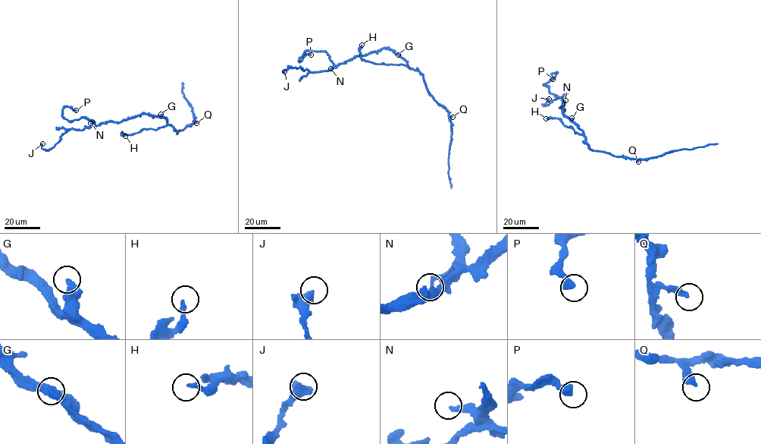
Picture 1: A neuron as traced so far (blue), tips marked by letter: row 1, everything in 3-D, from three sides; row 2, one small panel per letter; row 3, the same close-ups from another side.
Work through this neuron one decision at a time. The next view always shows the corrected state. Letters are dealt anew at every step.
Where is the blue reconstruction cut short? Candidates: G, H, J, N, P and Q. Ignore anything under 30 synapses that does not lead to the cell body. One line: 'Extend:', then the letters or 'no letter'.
Extend: no letter

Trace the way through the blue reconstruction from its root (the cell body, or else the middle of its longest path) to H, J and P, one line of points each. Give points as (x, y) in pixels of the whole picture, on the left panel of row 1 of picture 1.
H: (166, 119), (165, 125), (157, 129), (143, 129), (129, 135), (121, 133), (125, 136)
J: (166, 119), (142, 113), (120, 121), (108, 121), (82, 130), (69, 129), (47, 150), (41, 148), (42, 143)
P: (166, 119), (142, 113), (96, 125), (83, 118), (70, 121), (62, 115), (64, 107), (76, 110)

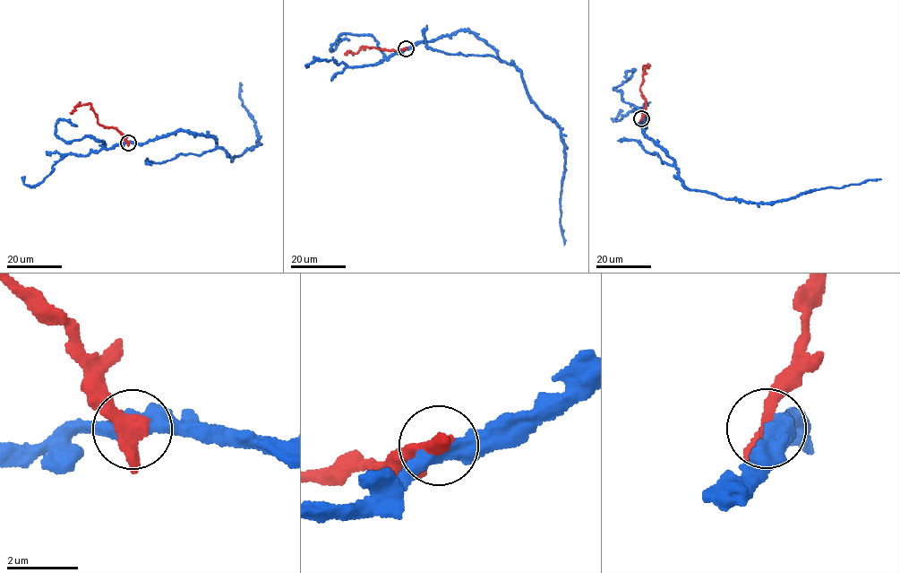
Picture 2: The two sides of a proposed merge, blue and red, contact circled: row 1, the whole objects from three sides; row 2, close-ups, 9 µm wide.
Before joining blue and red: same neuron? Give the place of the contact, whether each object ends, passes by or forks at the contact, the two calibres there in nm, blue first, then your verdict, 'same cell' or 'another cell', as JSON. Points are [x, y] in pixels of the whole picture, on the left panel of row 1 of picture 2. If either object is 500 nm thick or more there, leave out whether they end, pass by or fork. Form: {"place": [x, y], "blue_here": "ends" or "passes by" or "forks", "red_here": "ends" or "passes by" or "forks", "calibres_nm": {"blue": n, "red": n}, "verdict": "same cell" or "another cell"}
{"place": [128, 143], "blue_here": "passes by", "red_here": "ends", "calibres_nm": {"blue": 440, "red": 480}, "verdict": "another cell"}

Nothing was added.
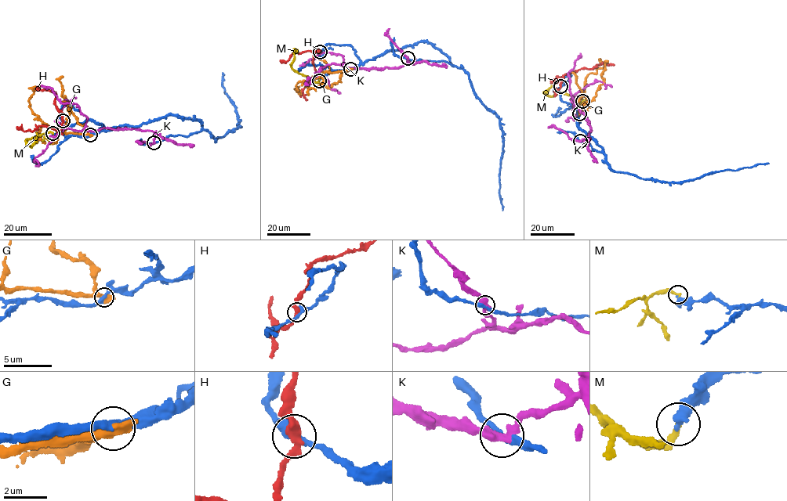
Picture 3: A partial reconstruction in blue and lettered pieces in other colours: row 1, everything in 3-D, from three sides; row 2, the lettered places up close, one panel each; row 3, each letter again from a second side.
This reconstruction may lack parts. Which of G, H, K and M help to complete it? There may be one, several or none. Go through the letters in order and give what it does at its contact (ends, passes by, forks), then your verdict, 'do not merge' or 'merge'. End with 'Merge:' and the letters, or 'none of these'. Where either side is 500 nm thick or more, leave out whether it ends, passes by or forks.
G: do not merge
H: it passes by; do not merge
K: it passes by; do not merge
M: it ends there; merge
Merge: M

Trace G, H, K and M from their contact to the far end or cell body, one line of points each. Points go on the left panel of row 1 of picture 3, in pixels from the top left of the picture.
G: (90, 135), (61, 133), (45, 123), (29, 106), (29, 98), (35, 86)
H: (63, 120), (63, 113), (54, 103), (55, 92), (37, 89), (40, 85)
K: (154, 143), (155, 136), (152, 131), (65, 128), (48, 144), (45, 151), (35, 157), (38, 164), (35, 166)
M: (52, 133), (29, 138), (26, 141), (30, 147), (37, 135), (36, 132)

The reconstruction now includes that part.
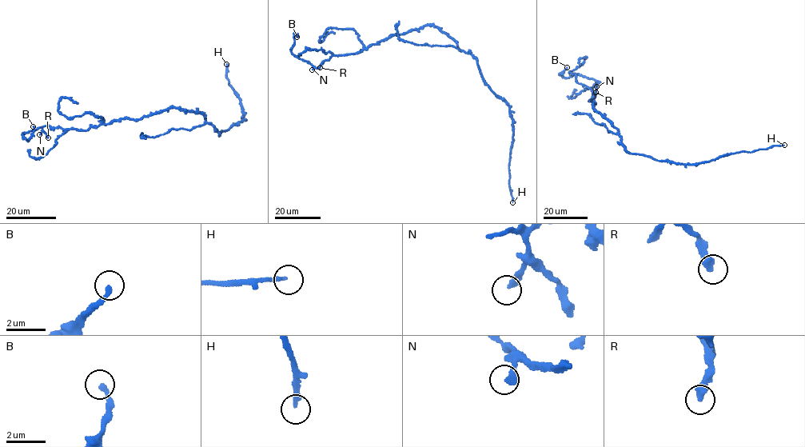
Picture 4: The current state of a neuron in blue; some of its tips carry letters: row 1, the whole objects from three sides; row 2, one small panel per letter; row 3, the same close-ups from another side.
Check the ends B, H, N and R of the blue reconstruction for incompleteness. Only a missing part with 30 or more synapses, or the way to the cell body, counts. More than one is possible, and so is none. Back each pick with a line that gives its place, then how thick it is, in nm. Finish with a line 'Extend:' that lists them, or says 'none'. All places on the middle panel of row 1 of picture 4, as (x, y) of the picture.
H: Place: (512, 202). Thickness 240 nm
Extend: H

